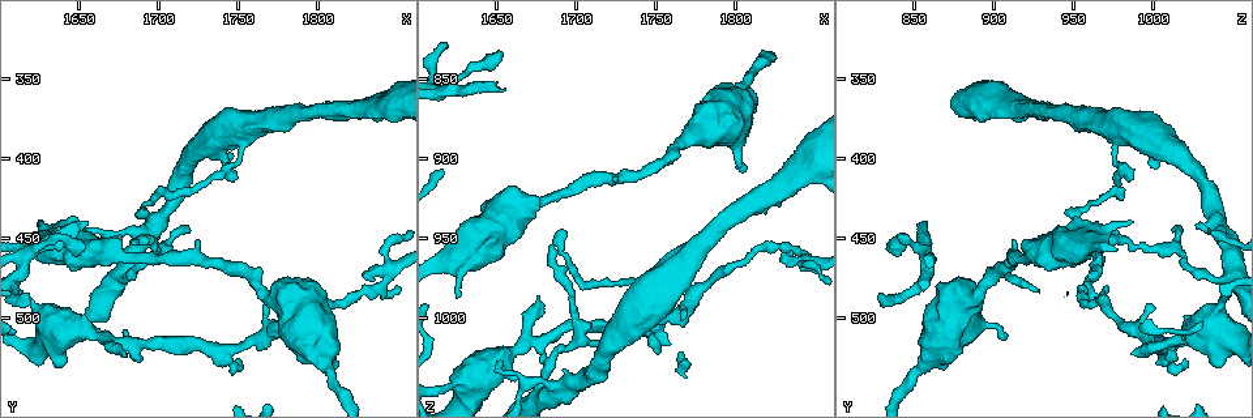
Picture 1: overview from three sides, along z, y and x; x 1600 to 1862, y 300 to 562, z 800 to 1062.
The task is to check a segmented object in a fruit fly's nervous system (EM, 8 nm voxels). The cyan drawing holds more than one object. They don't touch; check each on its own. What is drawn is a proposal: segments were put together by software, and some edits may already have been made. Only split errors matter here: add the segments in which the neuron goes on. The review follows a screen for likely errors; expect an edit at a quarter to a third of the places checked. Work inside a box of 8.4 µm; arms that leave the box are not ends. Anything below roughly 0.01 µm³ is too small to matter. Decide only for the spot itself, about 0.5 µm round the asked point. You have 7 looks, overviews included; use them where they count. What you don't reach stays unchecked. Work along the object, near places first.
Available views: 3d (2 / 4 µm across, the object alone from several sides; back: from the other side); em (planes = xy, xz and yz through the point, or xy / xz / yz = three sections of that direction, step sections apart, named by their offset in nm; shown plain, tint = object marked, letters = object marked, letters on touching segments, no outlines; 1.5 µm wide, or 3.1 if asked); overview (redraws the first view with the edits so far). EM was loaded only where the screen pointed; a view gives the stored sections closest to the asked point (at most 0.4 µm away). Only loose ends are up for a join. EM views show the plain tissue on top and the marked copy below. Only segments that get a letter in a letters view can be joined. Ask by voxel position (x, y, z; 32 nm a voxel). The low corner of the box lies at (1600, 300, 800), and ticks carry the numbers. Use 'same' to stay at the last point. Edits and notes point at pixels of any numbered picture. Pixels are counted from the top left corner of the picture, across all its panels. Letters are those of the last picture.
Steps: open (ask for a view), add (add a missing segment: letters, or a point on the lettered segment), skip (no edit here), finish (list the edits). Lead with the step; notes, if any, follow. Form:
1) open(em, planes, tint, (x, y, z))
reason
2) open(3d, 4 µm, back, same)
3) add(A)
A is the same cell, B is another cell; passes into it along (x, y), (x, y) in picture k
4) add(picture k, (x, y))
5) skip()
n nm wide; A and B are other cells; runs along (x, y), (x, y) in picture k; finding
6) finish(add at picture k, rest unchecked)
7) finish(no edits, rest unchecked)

open(em, xz, step 8, letters, (1616, 486, 824))
an open end

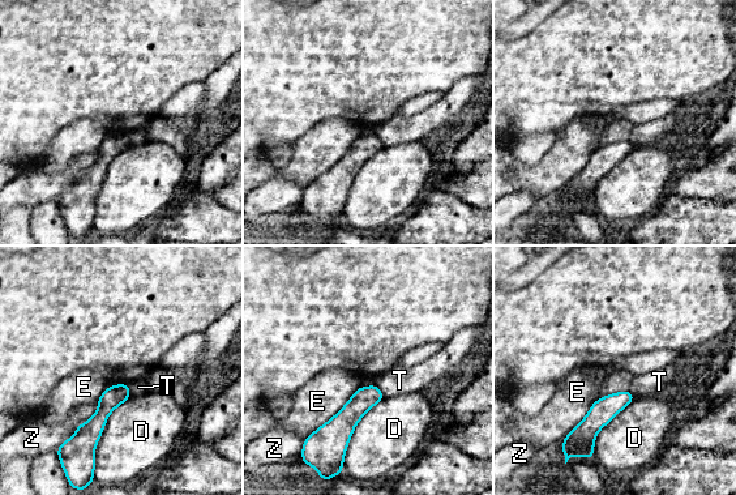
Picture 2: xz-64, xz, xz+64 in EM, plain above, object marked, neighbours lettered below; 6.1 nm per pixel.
open(em, planes, letters, same)

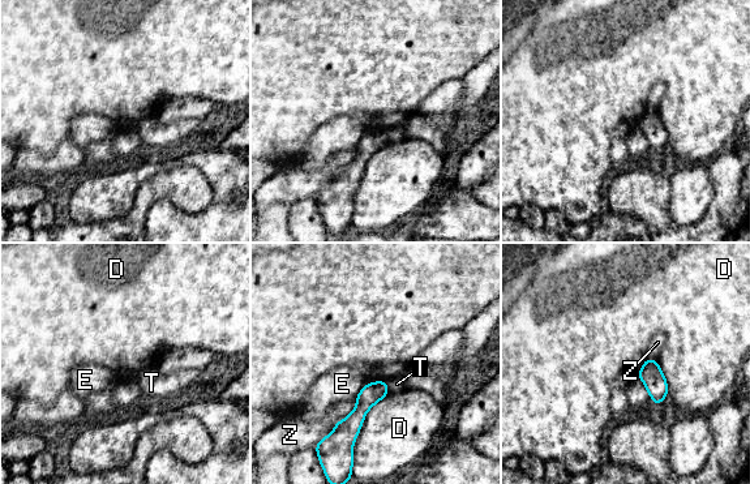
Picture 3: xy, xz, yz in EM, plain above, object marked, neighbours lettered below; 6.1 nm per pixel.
skip()
130 nm wide; D, E, T and Z are other cells; runs along (382, 384), (335, 435) in picture 3; no lettered segment goes on from it

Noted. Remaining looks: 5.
open(3d, 2 µm, (1678, 524, 988))

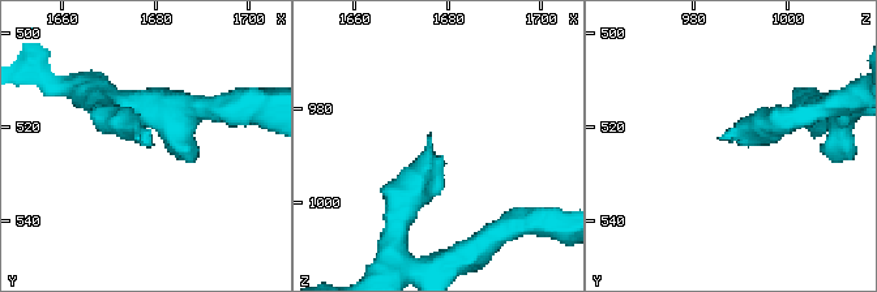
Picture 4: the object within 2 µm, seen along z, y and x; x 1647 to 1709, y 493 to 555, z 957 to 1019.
open(em, planes, letters, (1676, 522, 987))
need the tissue

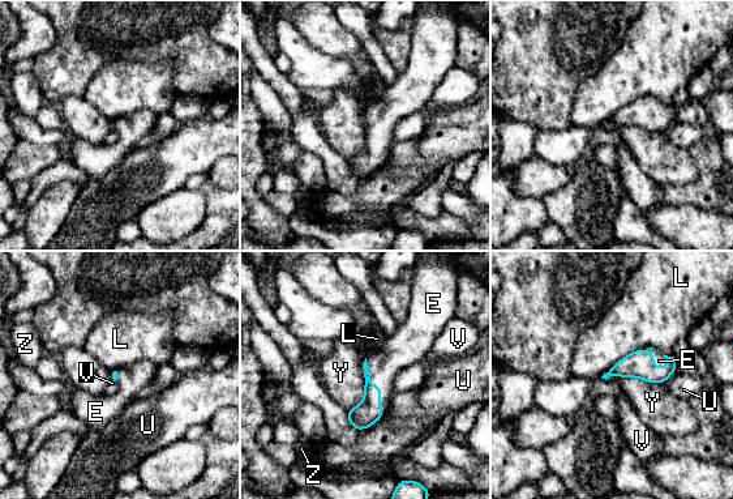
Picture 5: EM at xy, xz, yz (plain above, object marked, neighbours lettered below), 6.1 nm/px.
add(E)
Y touches over 360 nm; E is the same cell, L, U, V, Y and Z are other cells; it goes on there

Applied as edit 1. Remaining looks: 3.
open(3d, 4 µm, (1626, 438, 986))
thin end

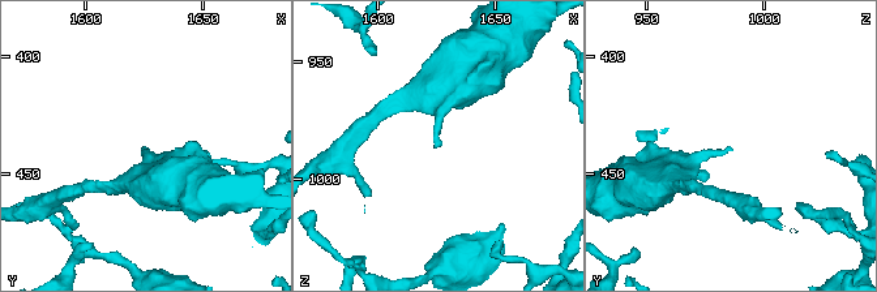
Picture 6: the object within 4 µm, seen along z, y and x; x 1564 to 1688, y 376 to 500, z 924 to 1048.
open(em, xy, step 4, letters, (1625, 440, 986))
shape alone is not enough

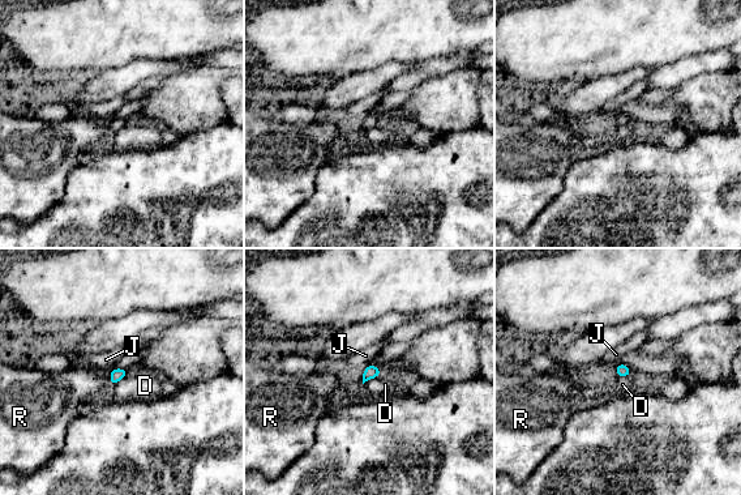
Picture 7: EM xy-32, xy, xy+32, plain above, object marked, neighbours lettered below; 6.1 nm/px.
skip()
D touches over 150 nm; D, J and R are other cells; border along (382, 372), (363, 384) in picture 7; none of them fits

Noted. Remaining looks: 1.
finish(add at picture 5, rest unchecked)

